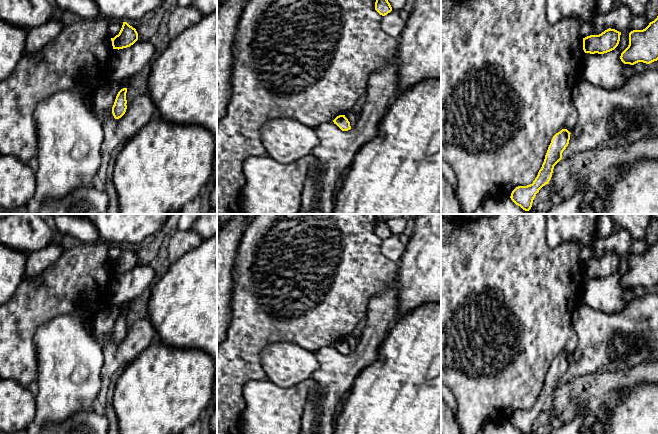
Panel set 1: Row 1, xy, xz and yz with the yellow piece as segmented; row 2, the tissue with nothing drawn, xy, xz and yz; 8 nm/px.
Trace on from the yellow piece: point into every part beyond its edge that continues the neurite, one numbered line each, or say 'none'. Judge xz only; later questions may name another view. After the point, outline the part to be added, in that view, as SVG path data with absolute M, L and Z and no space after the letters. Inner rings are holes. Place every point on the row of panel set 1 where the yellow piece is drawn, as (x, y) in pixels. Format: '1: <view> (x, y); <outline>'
none

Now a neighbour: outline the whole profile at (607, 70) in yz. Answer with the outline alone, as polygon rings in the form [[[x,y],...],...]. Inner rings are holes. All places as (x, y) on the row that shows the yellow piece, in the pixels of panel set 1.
[[[631,27],[622,31],[618,46],[610,52],[598,55],[584,52],[581,79],[606,89],[621,89],[633,73],[633,65],[624,64],[620,59],[621,53],[629,45],[631,31]]]

